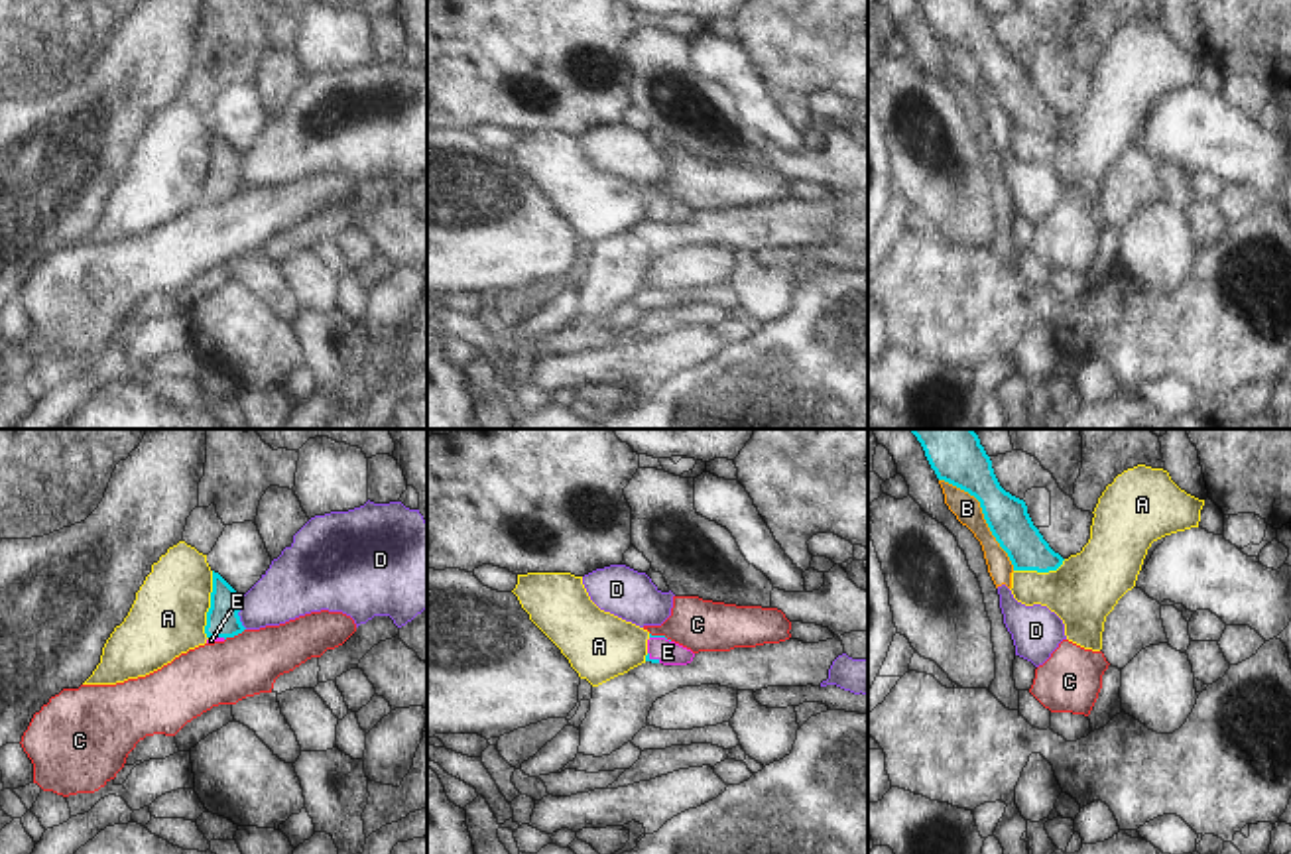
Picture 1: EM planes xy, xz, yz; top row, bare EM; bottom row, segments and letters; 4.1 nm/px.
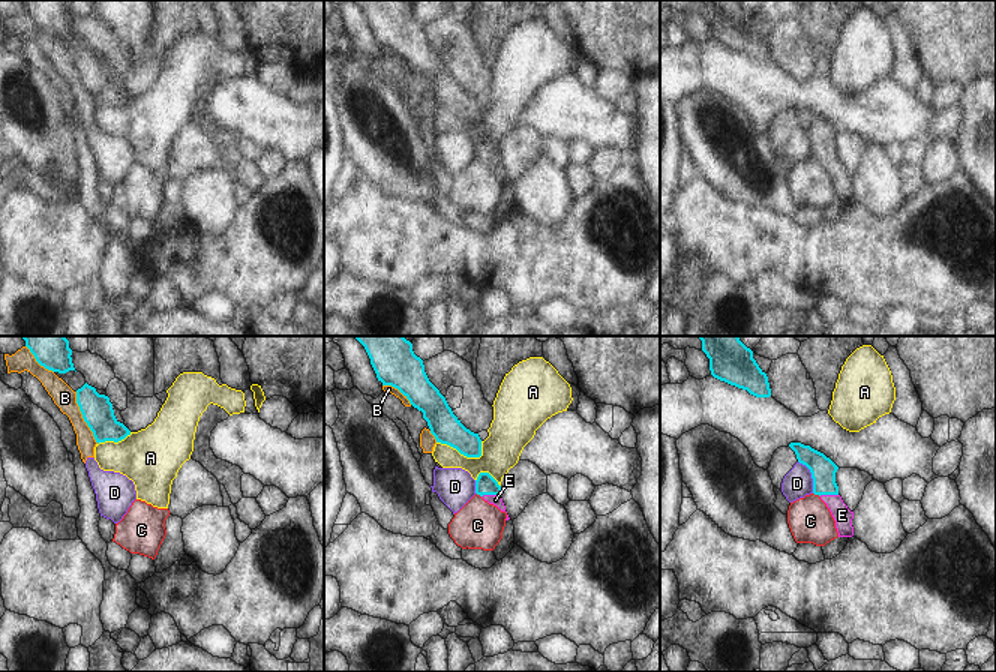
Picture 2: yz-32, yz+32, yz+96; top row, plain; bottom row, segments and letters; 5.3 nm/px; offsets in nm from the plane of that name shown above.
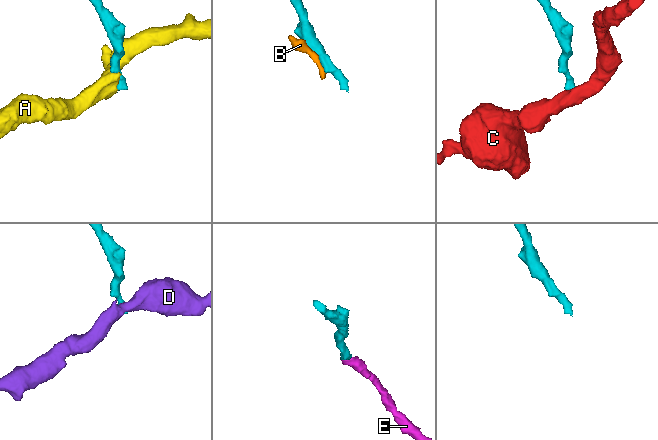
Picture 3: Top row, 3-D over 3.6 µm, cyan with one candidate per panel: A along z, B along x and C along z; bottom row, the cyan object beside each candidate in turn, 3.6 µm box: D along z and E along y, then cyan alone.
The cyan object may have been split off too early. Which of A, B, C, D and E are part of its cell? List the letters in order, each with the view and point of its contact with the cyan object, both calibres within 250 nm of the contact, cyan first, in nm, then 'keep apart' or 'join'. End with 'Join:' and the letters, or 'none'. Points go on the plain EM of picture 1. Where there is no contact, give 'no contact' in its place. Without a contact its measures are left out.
A: xy (211, 164) | 140/300 nm | keep apart
B: yz (984, 75) | 190/110 nm | keep apart
C: xy (235, 193) | 140/260 nm | keep apart
D: xy (239, 170) | 140/260 nm | keep apart
E: xz (660, 195) | 20/100 nm | join
Join: E

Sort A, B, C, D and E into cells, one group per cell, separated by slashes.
A / B D / C / E

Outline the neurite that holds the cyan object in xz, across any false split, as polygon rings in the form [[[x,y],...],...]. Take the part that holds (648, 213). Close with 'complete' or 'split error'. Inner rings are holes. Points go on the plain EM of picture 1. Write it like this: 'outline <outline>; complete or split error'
outline [[[651,195],[647,199],[647,214],[646,220],[663,222],[663,224],[687,224],[691,222],[695,213],[665,195]]]; split error

